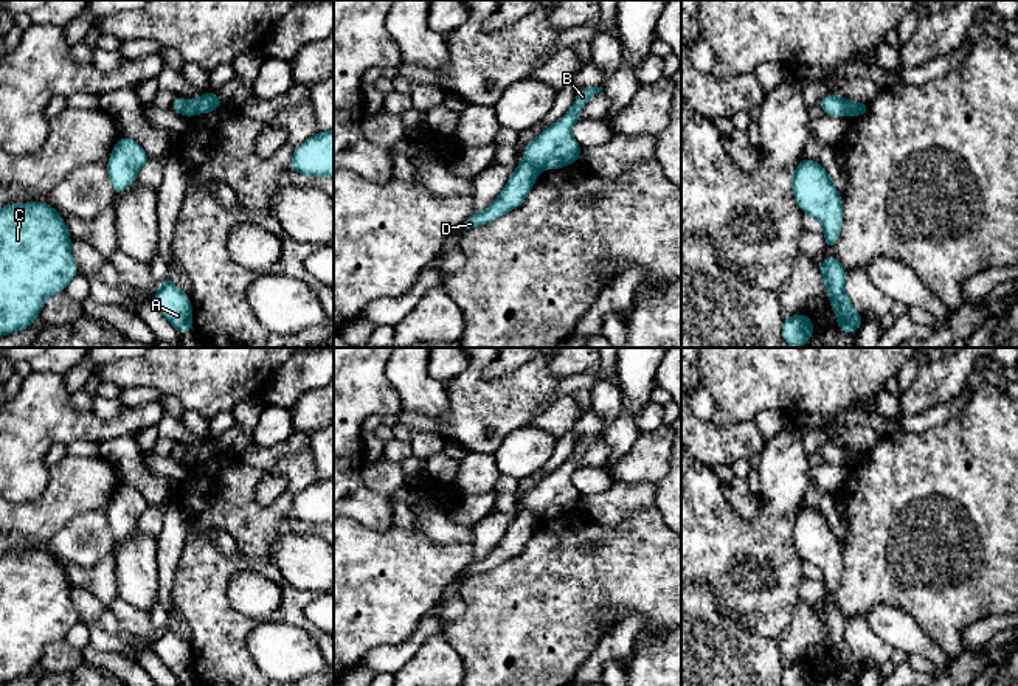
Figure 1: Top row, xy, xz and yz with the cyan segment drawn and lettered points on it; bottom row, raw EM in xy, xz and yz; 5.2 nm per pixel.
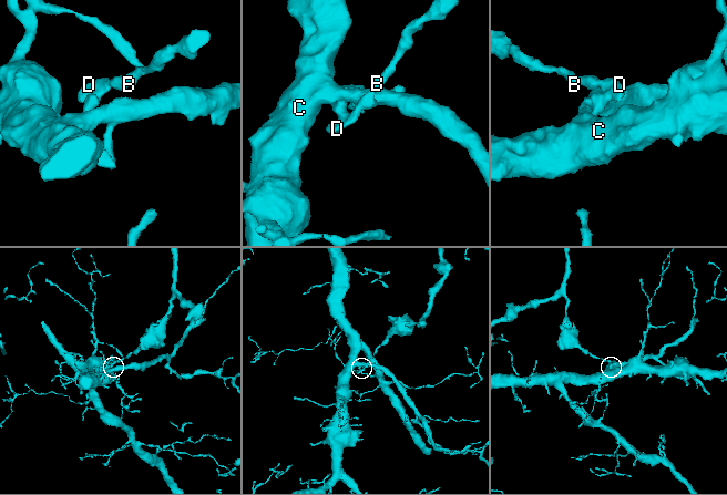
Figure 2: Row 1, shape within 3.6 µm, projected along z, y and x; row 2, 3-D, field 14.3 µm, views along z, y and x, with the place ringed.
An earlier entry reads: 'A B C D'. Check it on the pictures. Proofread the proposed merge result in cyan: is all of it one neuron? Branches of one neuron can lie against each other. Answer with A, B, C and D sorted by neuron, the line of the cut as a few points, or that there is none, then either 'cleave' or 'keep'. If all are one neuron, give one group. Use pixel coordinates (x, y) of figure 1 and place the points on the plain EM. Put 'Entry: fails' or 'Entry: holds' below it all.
groups A C D / B; cut yz (844, 447), (848, 463); cleave
Entry: fails

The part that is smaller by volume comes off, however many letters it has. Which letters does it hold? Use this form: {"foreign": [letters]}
{"foreign": ["B"]}

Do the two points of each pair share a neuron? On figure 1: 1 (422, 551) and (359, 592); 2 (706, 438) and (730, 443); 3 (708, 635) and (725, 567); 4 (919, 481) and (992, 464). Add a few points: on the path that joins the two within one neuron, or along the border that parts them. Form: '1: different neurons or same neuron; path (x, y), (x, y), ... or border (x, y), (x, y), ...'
1: same neuron; path (407, 567), (396, 578), (374, 587)
2: same neuron; path (713, 443), (723, 443)
3: different neurons; border (697, 582), (705, 584), (720, 607), (742, 627)
4: same neuron; path (938, 481), (964, 481), (973, 472)

